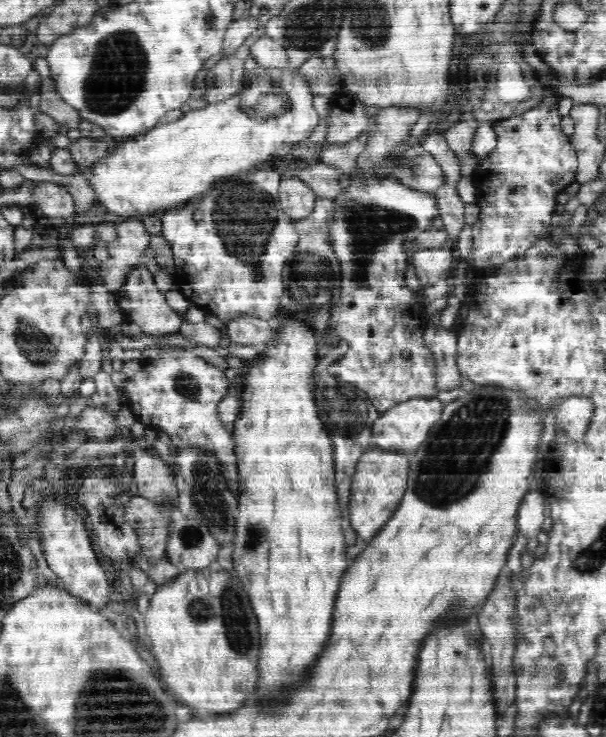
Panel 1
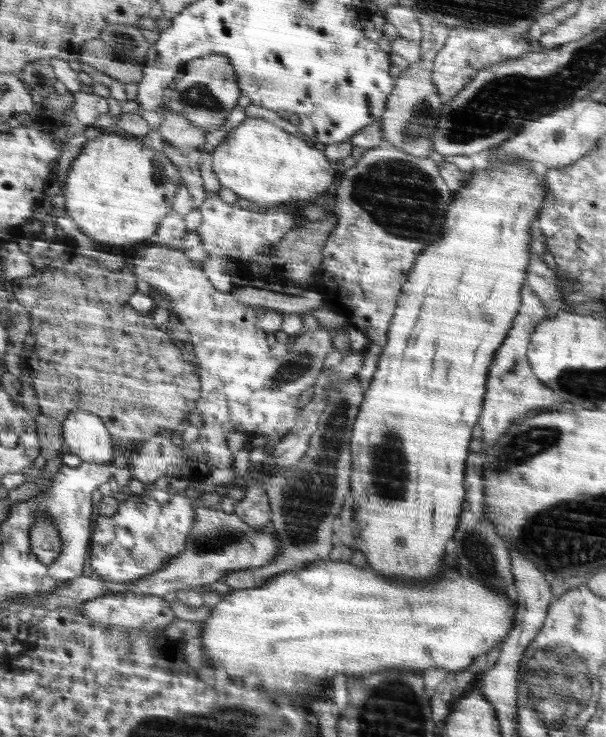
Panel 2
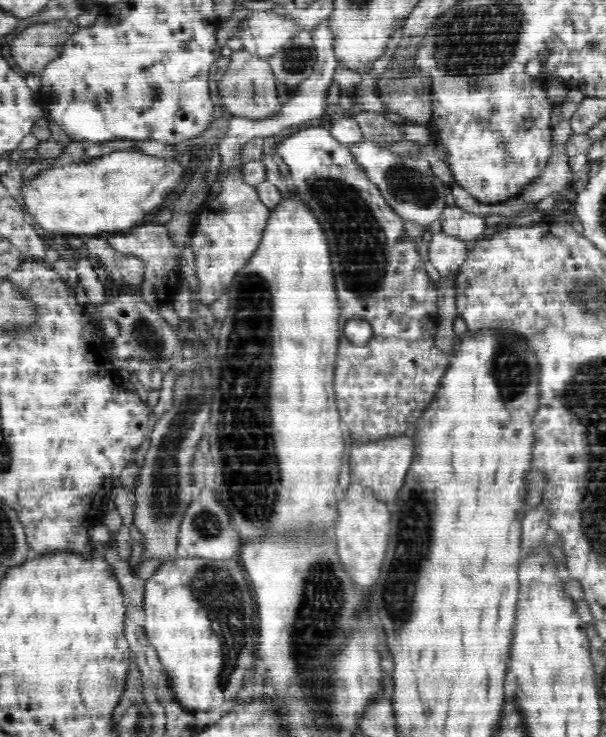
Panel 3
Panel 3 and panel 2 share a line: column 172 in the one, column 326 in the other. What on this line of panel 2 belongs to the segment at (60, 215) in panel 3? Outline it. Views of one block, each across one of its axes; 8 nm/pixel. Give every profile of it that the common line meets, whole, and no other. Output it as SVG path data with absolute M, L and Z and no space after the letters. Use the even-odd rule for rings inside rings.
M247 117L234 127L224 141L215 146L211 163L221 186L270 208L292 200L315 199L334 182L334 168L320 150L262 118Z

